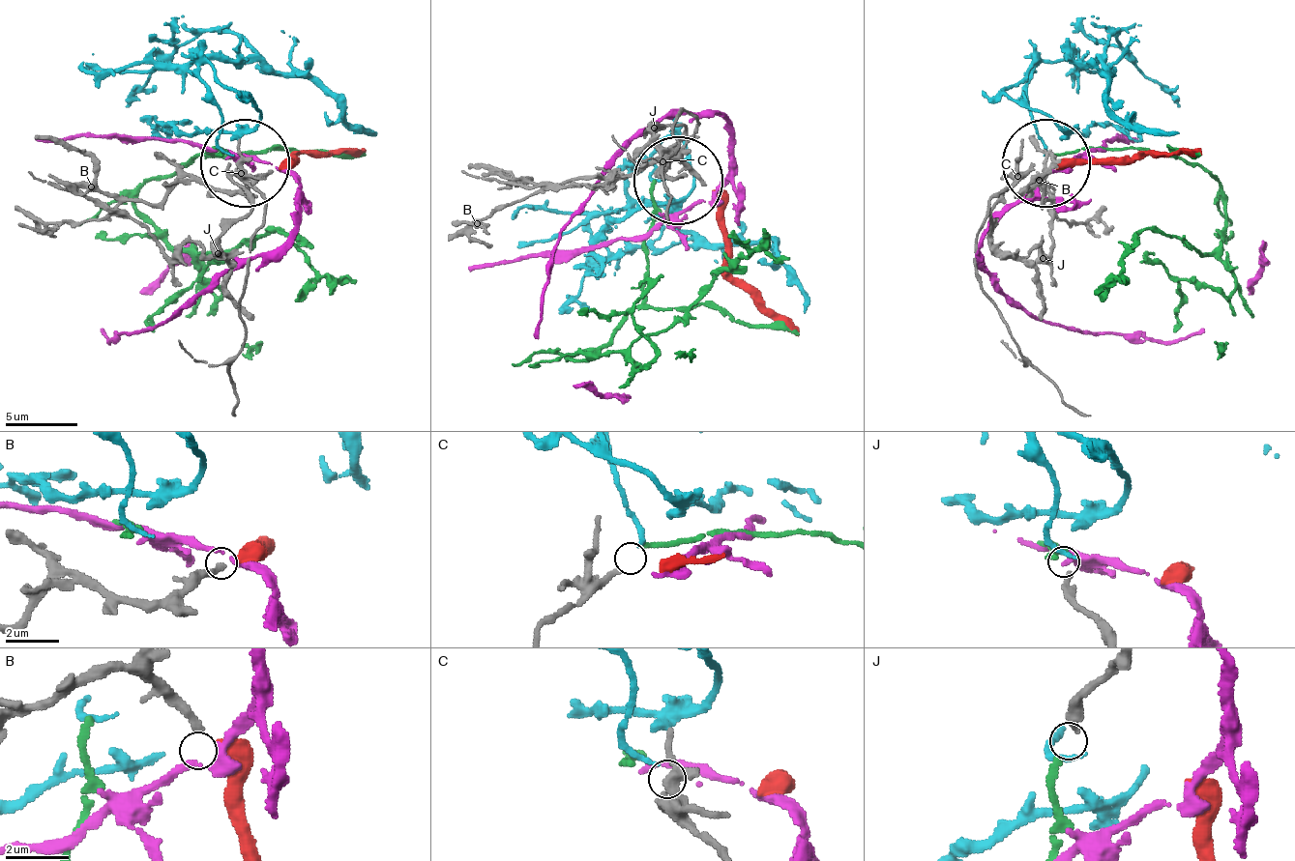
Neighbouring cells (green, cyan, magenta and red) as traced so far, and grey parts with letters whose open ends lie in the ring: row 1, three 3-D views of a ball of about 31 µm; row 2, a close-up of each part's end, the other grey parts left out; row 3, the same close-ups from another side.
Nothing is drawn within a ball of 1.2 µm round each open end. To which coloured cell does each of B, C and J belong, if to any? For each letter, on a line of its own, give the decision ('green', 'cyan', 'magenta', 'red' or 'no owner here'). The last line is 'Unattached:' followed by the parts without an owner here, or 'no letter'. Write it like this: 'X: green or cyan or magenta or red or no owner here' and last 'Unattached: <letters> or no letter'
B: no owner here
C: cyan
J: green
Unattached: B

